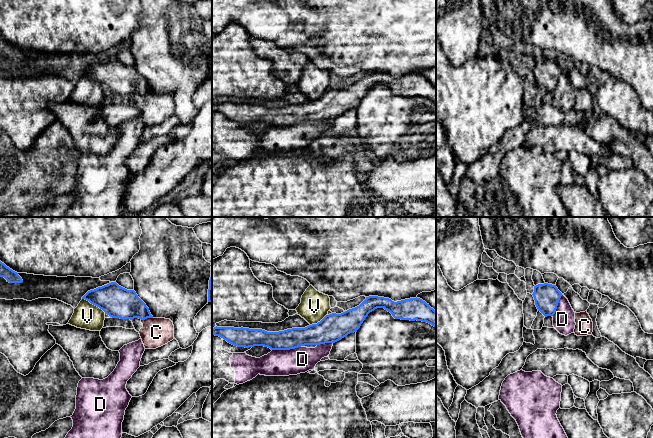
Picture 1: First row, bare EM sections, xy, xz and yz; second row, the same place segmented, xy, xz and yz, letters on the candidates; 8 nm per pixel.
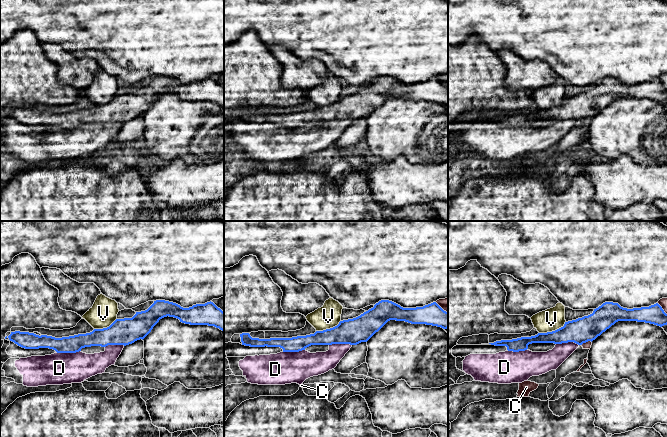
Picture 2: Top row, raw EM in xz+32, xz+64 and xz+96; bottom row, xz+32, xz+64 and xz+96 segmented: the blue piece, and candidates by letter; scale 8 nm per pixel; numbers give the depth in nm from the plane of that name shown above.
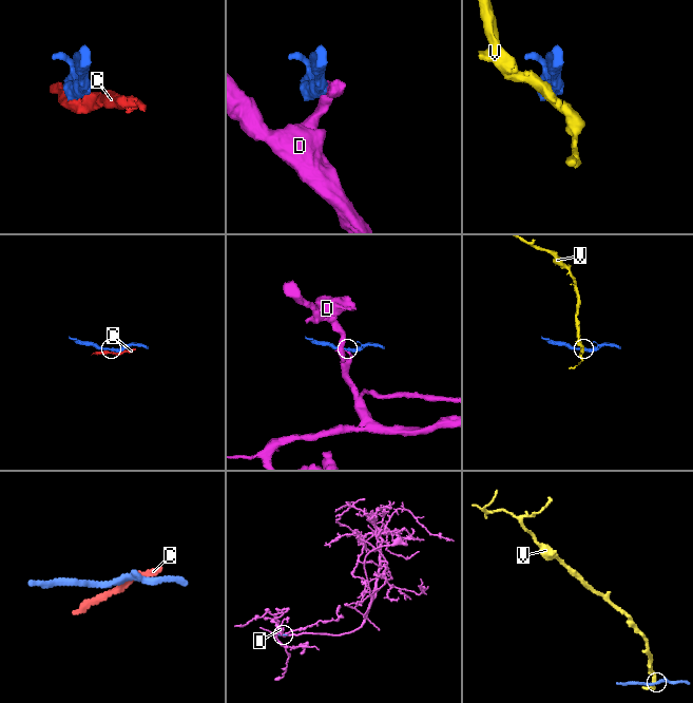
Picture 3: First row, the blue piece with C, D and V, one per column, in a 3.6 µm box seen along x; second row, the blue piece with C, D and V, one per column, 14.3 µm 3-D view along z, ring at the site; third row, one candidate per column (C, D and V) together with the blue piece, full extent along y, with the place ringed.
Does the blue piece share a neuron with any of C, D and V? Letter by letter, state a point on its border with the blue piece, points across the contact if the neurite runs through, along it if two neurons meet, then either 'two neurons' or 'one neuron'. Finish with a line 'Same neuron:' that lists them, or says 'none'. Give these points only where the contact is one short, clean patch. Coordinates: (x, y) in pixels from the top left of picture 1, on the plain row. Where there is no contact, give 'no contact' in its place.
C: contact xy (146, 94); two neurons
D: contact xz (286, 125); two neurons
V: contact xy (94, 80); border xy (82, 74), (98, 82), (105, 89); two neurons
Same neuron: none

